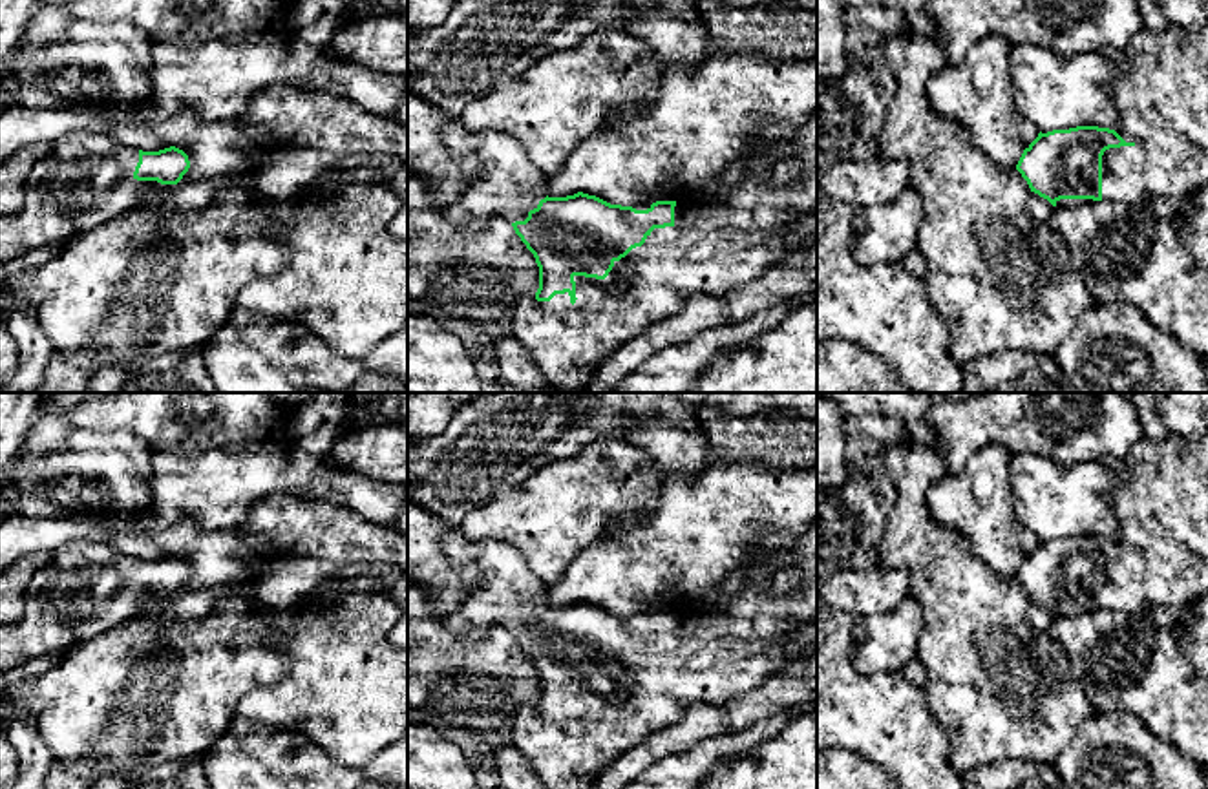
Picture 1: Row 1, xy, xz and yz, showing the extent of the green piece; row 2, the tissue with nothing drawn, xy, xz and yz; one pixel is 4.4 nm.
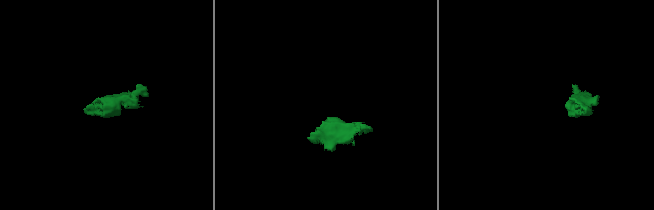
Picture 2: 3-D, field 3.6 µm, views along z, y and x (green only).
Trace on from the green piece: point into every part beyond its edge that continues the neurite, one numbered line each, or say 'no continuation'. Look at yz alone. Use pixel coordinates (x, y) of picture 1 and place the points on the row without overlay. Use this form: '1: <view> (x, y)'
1: yz (1161, 503)

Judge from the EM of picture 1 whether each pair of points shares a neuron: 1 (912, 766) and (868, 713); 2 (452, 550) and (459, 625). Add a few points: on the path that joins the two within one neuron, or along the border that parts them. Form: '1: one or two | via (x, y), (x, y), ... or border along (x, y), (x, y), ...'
1: one | via (900, 753), (879, 735), (878, 725)
2: one | via (476, 556), (488, 568), (488, 596), (483, 601)

